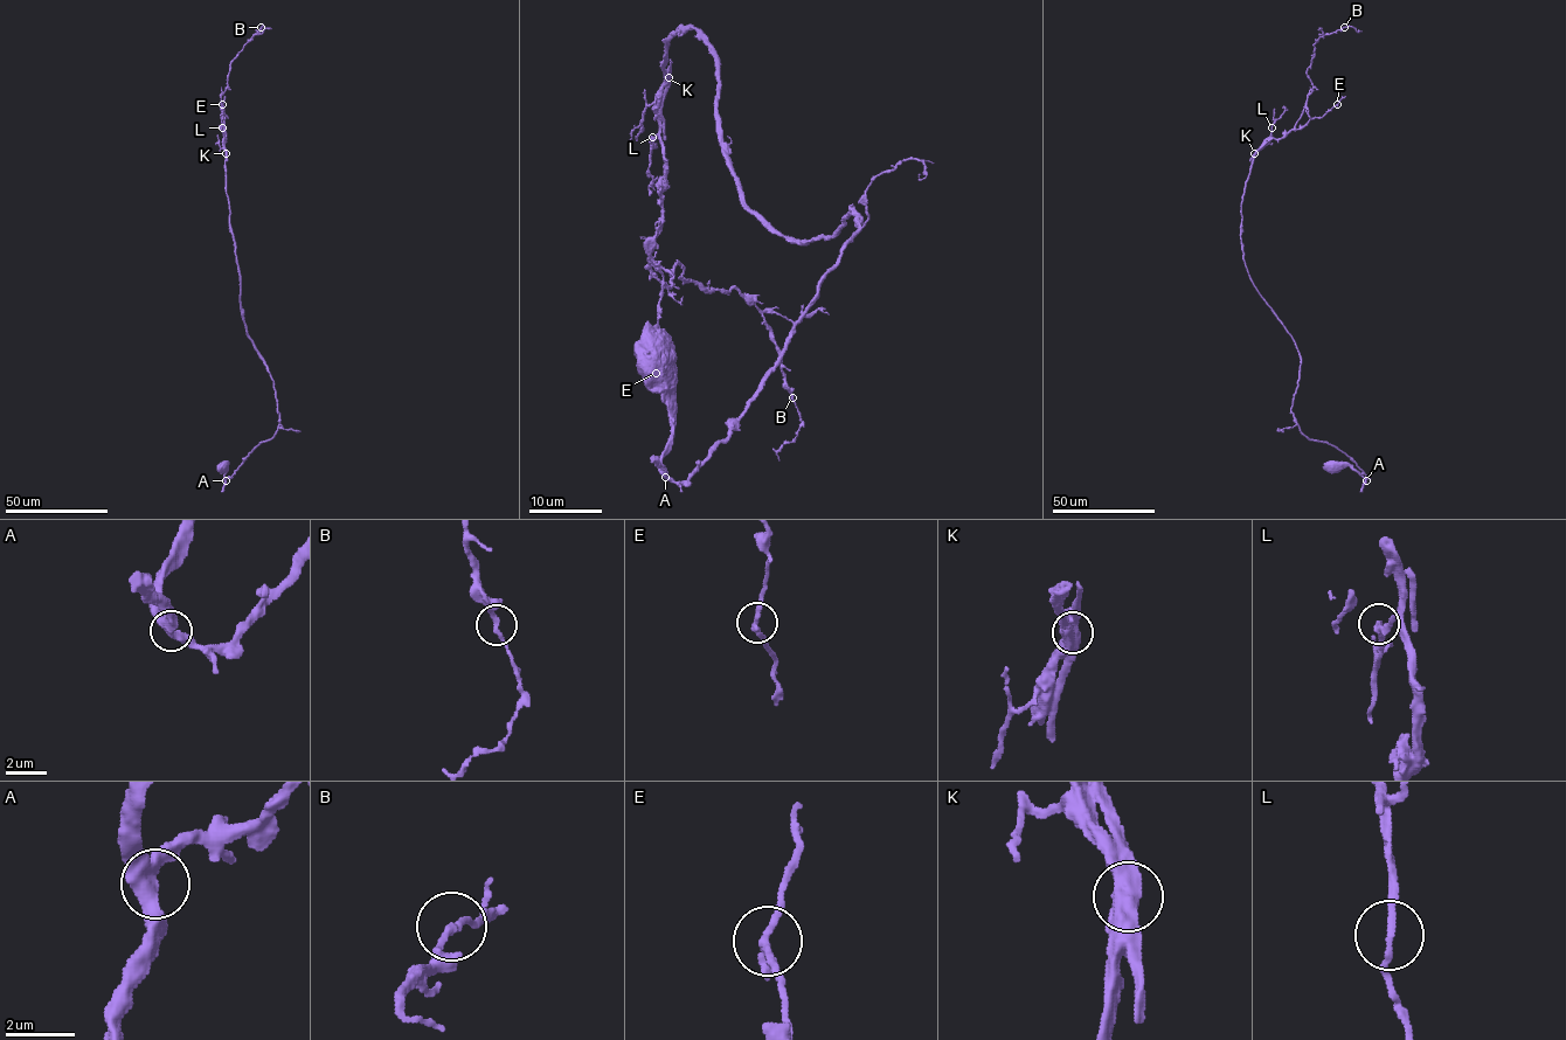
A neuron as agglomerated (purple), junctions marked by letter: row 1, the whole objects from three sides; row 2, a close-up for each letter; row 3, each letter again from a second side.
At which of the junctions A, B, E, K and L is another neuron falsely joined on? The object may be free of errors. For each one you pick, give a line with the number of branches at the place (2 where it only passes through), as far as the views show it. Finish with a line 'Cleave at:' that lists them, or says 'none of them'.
K: Branches: 2
Cleave at: K

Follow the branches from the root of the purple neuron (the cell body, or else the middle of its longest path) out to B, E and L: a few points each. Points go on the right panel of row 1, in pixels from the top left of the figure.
B: (1331, 465), (1367, 476), (1301, 431), (1301, 356), (1248, 274), (1241, 203), (1344, 27)
E: (1331, 465), (1367, 476), (1301, 431), (1291, 411), (1301, 356), (1251, 277), (1240, 224), (1253, 154), (1337, 104)
L: (1331, 465), (1367, 476), (1301, 431), (1291, 411), (1301, 356), (1244, 257), (1245, 181), (1272, 127)

